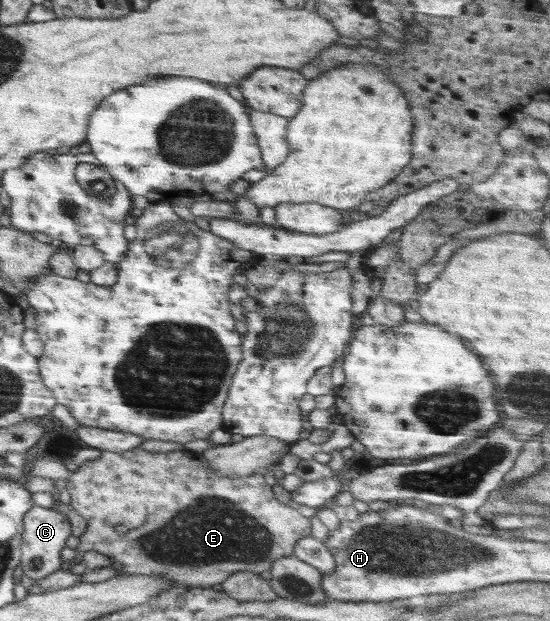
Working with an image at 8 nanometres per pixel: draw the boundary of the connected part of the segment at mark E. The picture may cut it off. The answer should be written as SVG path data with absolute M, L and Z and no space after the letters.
M102 451L98 459L85 461L66 479L70 505L87 523L75 553L78 559L87 551L111 557L111 566L120 571L118 575L162 576L176 585L192 588L221 584L238 571L266 576L276 559L293 555L294 545L308 536L312 527L311 518L276 500L272 486L264 479L258 472L244 477L220 477L208 467L204 457L192 451Z

